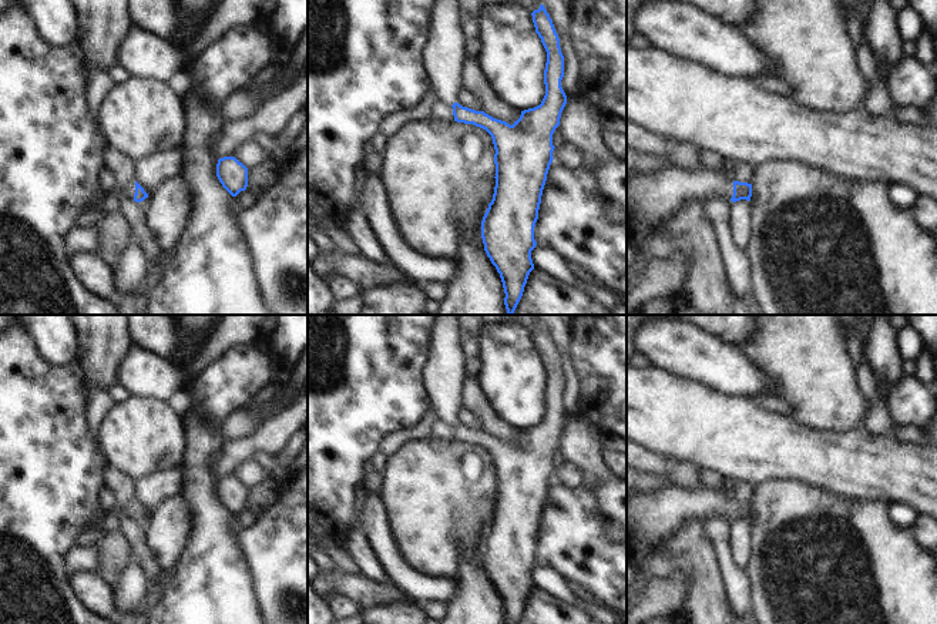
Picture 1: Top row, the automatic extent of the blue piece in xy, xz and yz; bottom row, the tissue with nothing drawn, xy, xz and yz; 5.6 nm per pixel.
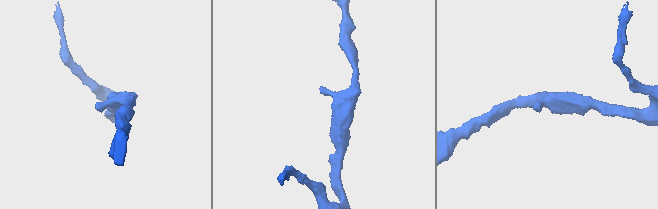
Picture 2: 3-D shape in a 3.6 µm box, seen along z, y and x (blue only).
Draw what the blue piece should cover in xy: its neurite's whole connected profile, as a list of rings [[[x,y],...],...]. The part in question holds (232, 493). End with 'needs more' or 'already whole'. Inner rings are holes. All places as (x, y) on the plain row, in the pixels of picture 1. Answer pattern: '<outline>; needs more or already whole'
[[[224,476],[218,479],[216,496],[232,516],[236,516],[248,506],[248,487],[235,476]]]; already whole

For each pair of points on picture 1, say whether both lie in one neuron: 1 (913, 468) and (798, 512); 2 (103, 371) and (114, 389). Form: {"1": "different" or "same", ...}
{"1": "different", "2": "different"}

